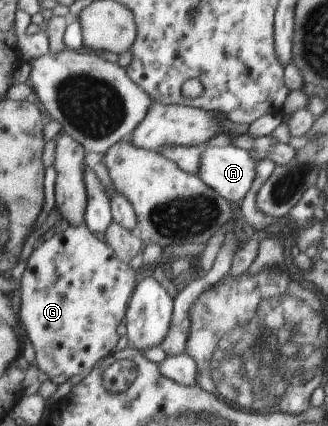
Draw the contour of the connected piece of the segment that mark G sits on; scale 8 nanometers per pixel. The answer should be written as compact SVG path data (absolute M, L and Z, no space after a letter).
M86 224L80 227L69 225L63 233L54 234L36 247L28 259L18 291L20 319L34 347L38 370L48 374L48 380L56 385L62 385L76 375L86 375L102 357L116 349L118 325L124 321L128 297L133 297L132 291L137 287L134 269L128 273L128 265L116 259L115 251L88 228Z

